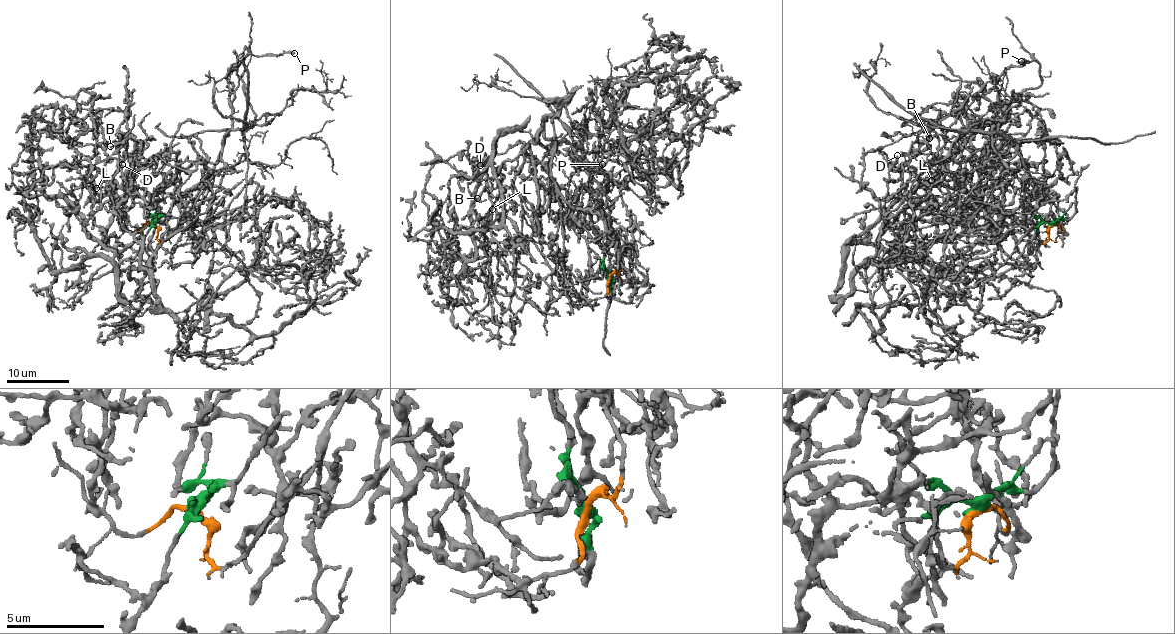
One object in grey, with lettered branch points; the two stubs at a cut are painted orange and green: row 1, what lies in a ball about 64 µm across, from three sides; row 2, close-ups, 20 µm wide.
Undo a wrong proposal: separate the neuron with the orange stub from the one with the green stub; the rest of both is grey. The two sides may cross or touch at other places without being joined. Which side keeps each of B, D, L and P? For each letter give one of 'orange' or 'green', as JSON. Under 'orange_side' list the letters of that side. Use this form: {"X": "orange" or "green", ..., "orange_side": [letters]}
{"B": "green", "D": "green", "L": "green", "P": "orange", "orange_side": ["P"]}

